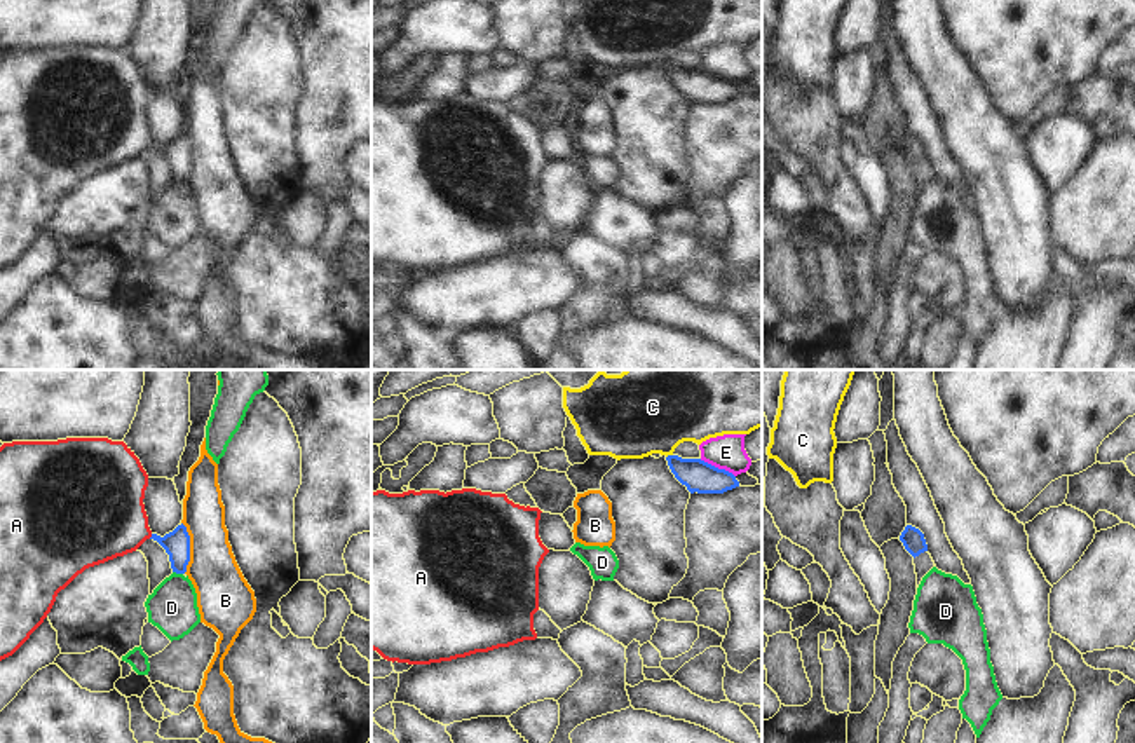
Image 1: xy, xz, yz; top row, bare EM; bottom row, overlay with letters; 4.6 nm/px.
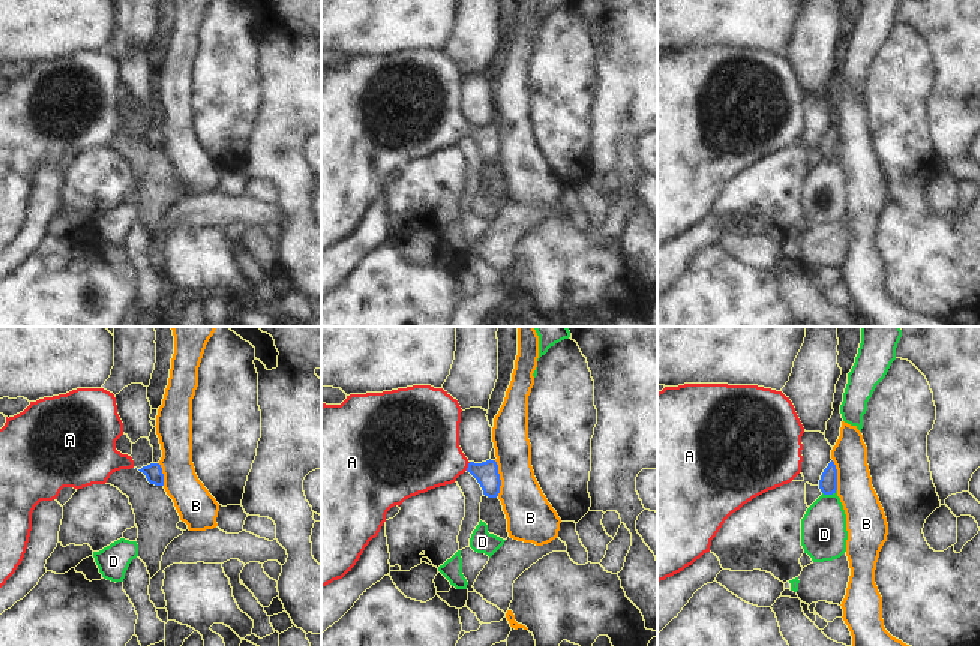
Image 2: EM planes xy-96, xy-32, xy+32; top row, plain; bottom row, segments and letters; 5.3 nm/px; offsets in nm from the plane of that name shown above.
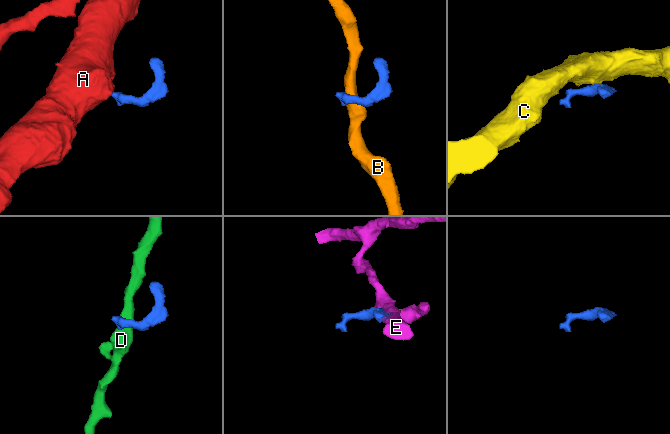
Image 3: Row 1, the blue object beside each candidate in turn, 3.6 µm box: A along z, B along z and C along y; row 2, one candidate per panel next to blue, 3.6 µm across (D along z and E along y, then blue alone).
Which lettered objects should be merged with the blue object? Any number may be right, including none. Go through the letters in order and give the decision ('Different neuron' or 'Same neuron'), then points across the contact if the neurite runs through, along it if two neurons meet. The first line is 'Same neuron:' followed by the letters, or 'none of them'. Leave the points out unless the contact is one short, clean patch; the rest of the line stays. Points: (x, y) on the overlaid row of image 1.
Same neuron: A
A: Same neuron. Path across: xy (176, 543), (161, 541), (152, 536), (126, 529), (101, 517)
B: Different neuron. Boundary: xy (182, 522), (189, 536), (189, 564), (185, 572)
C: Different neuron. Boundary: xz (672, 454), (666, 457)
D: Different neuron. Boundary: xy (173, 571), (182, 574)
E: Different neuron

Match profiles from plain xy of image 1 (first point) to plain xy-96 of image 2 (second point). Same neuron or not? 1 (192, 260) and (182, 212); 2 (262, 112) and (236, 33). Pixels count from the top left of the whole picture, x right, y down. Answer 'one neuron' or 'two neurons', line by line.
1: one neuron
2: one neuron

